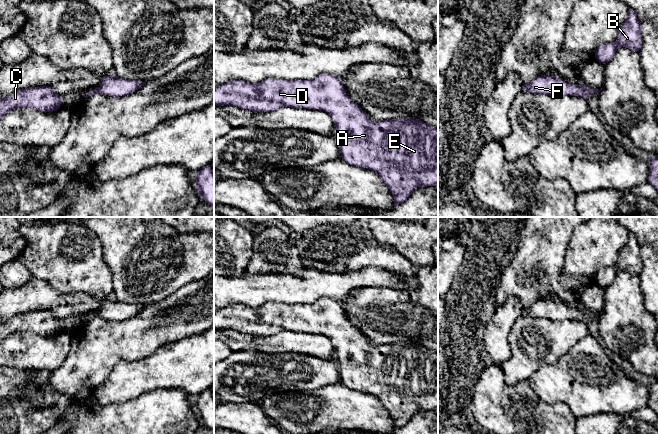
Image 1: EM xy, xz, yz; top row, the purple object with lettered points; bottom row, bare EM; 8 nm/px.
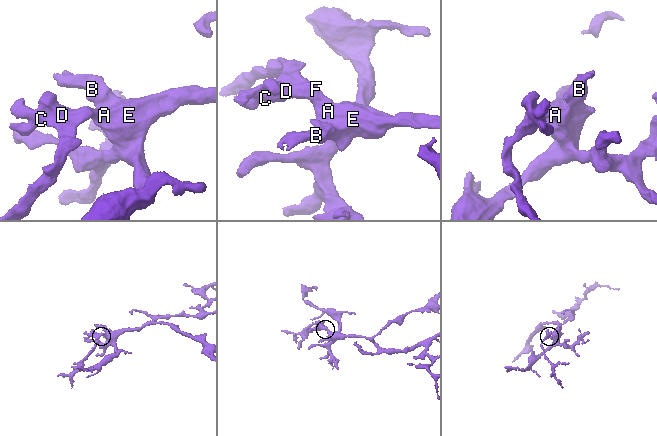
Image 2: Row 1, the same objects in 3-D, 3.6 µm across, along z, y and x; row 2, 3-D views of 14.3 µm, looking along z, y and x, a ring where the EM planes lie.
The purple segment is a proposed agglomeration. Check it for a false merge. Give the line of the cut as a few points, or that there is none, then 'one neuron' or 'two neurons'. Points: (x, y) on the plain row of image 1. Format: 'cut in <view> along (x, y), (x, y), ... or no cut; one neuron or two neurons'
no cut; one neuron

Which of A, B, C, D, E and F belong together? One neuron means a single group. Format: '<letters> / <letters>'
A B C D E F

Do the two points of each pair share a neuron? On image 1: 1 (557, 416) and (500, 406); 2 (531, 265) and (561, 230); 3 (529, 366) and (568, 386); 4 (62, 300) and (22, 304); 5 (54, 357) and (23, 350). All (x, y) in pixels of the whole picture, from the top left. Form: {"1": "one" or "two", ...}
{"1": "one", "2": "one", "3": "two", "4": "one", "5": "one"}

